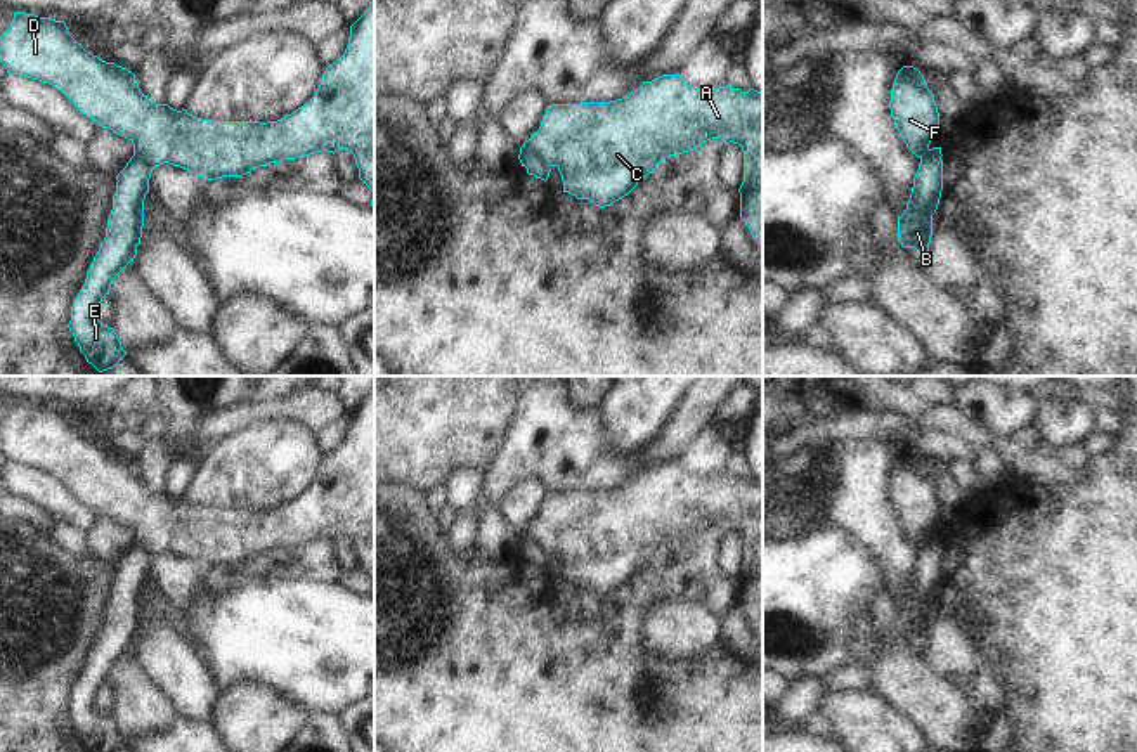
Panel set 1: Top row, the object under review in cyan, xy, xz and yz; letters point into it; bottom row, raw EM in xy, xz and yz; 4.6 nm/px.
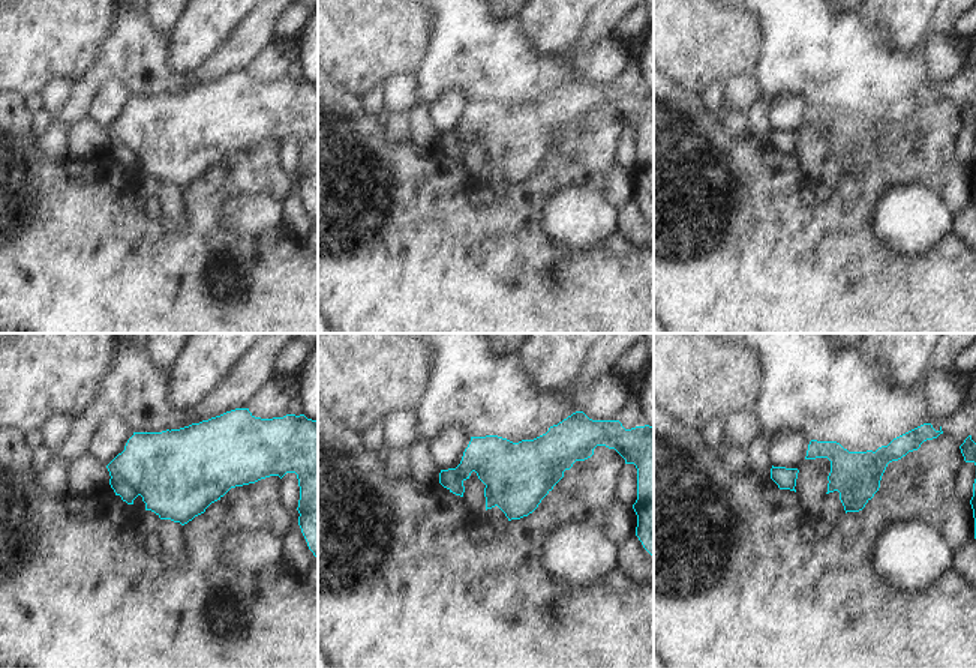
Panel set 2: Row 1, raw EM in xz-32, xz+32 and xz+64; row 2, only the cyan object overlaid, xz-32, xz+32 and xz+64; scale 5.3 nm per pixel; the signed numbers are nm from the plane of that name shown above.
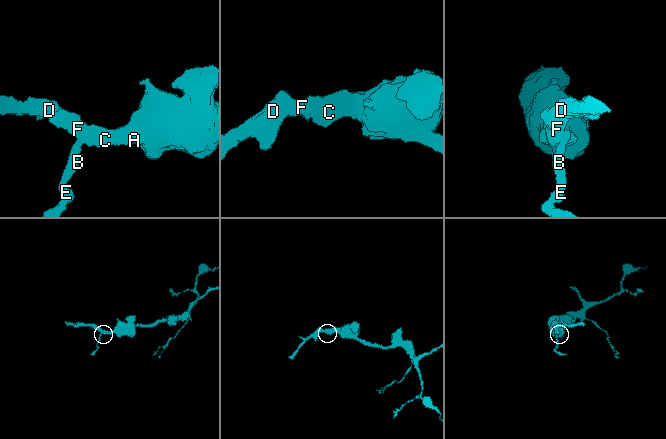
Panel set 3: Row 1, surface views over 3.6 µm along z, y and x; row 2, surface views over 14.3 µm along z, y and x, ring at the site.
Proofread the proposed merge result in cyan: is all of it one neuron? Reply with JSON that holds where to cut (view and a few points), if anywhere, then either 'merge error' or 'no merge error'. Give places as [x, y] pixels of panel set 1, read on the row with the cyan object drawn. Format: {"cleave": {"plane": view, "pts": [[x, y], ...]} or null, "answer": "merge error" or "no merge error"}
{"cleave": {"plane": "xz", "pts": [[522, 146], [539, 155], [550, 165]]}, "answer": "merge error"}

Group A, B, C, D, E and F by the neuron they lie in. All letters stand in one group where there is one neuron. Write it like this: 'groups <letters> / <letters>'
groups A C D F / B E

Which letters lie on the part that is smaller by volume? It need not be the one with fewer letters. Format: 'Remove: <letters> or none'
Remove: B, E

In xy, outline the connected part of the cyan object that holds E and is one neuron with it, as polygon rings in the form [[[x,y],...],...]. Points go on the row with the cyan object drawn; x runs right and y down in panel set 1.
[[[132,156],[116,175],[106,237],[71,307],[68,327],[87,362],[99,373],[113,369],[127,355],[114,329],[99,321],[99,305],[109,295],[114,277],[137,255],[144,227],[144,199],[149,192],[153,170],[154,166],[149,161]]]

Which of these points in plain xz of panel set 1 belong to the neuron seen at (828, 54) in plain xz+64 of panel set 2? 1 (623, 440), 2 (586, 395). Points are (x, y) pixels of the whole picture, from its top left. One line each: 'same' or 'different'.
1: different
2: different

